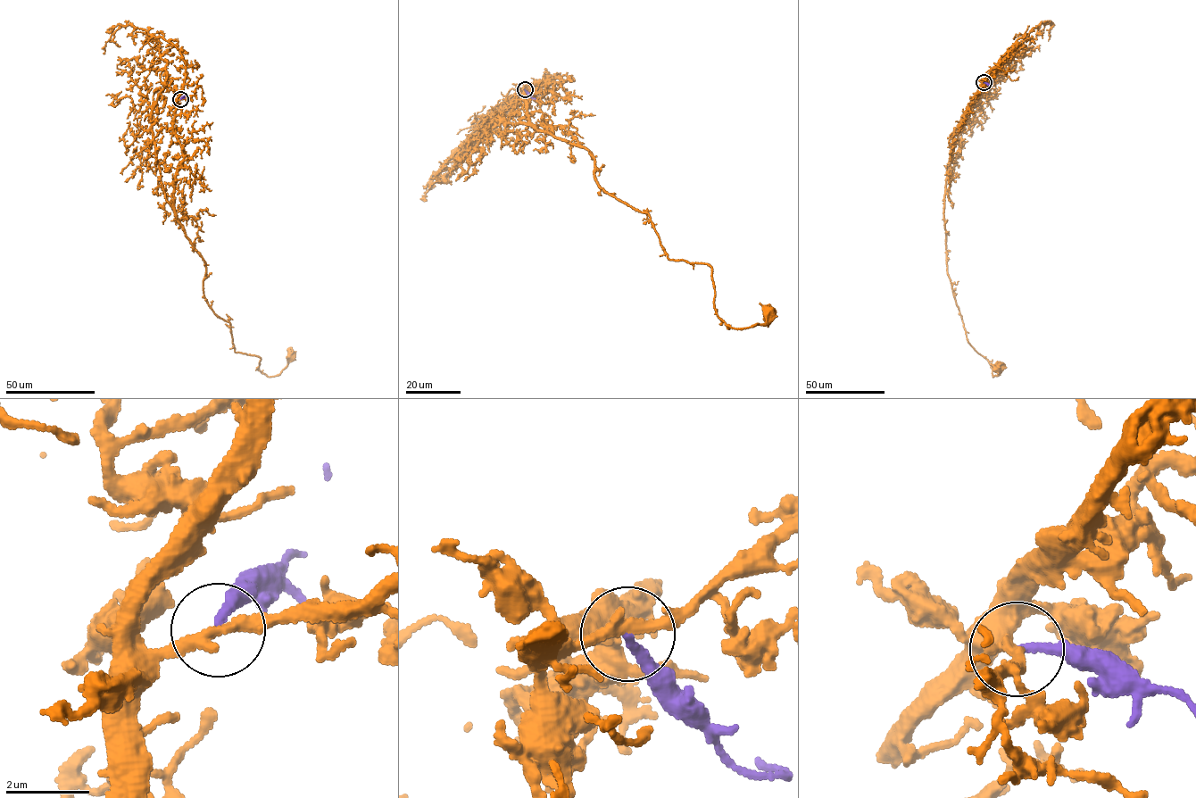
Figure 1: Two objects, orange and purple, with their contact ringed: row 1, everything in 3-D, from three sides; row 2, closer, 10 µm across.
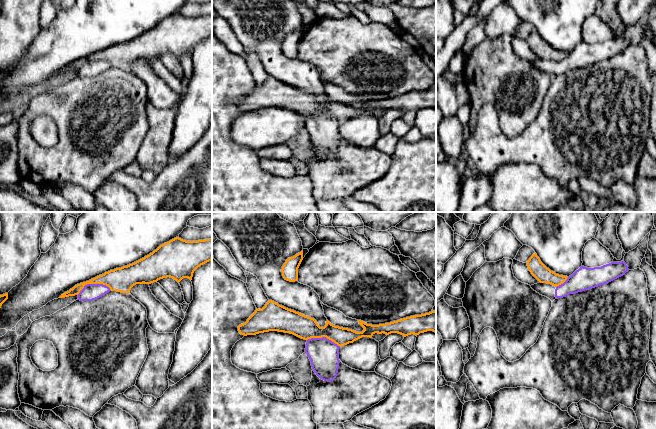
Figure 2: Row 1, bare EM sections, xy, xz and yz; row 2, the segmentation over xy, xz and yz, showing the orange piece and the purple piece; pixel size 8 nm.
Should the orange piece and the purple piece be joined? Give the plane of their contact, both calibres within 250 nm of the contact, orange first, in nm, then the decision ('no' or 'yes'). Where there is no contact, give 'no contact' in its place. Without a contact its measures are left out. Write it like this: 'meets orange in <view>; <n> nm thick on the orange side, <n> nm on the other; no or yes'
meets orange in xy; 190 nm thick on the orange side, 140 nm on the other; no

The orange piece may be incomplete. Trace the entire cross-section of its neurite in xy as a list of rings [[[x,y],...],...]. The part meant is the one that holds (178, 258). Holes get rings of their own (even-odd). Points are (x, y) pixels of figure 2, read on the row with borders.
[[[176,237],[132,264],[75,285],[59,298],[78,295],[87,284],[103,284],[111,291],[130,293],[136,284],[151,284],[167,277],[178,283],[183,278],[192,280],[194,271],[211,260],[212,239],[186,241]]]

